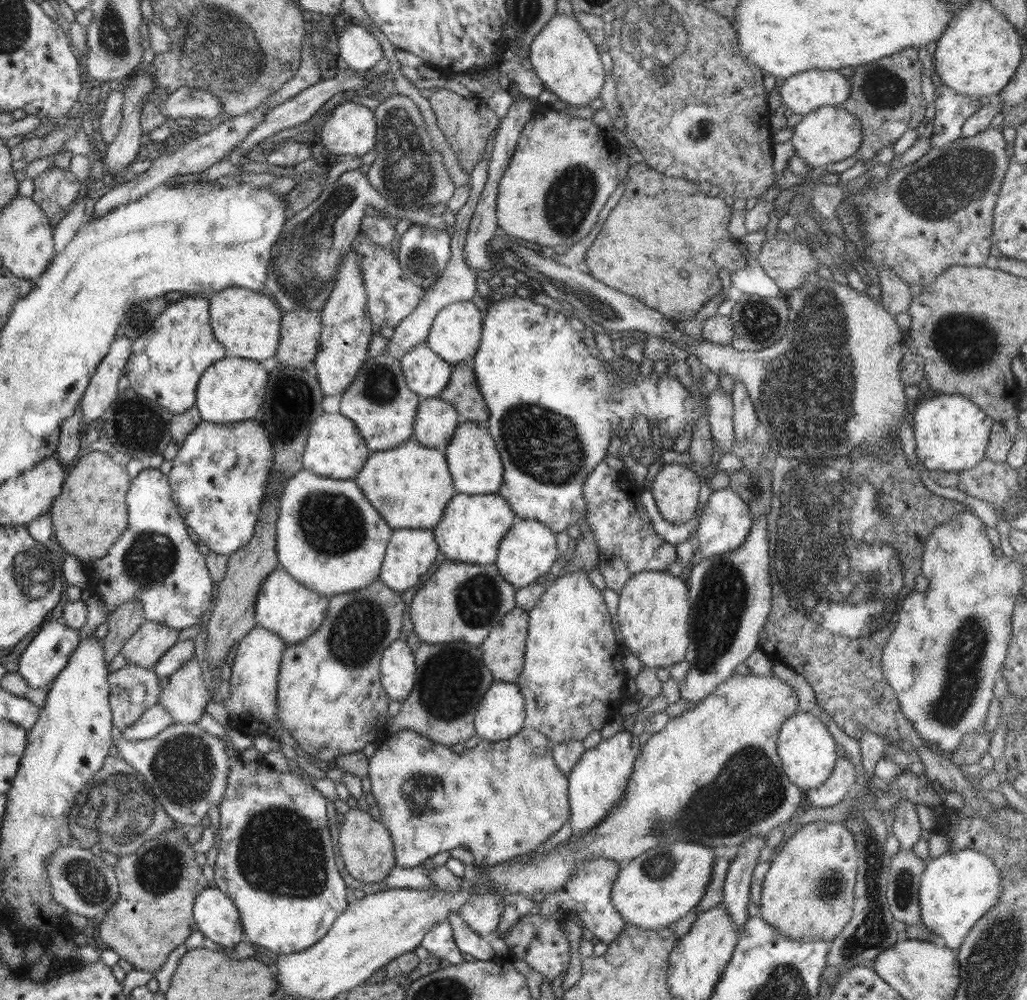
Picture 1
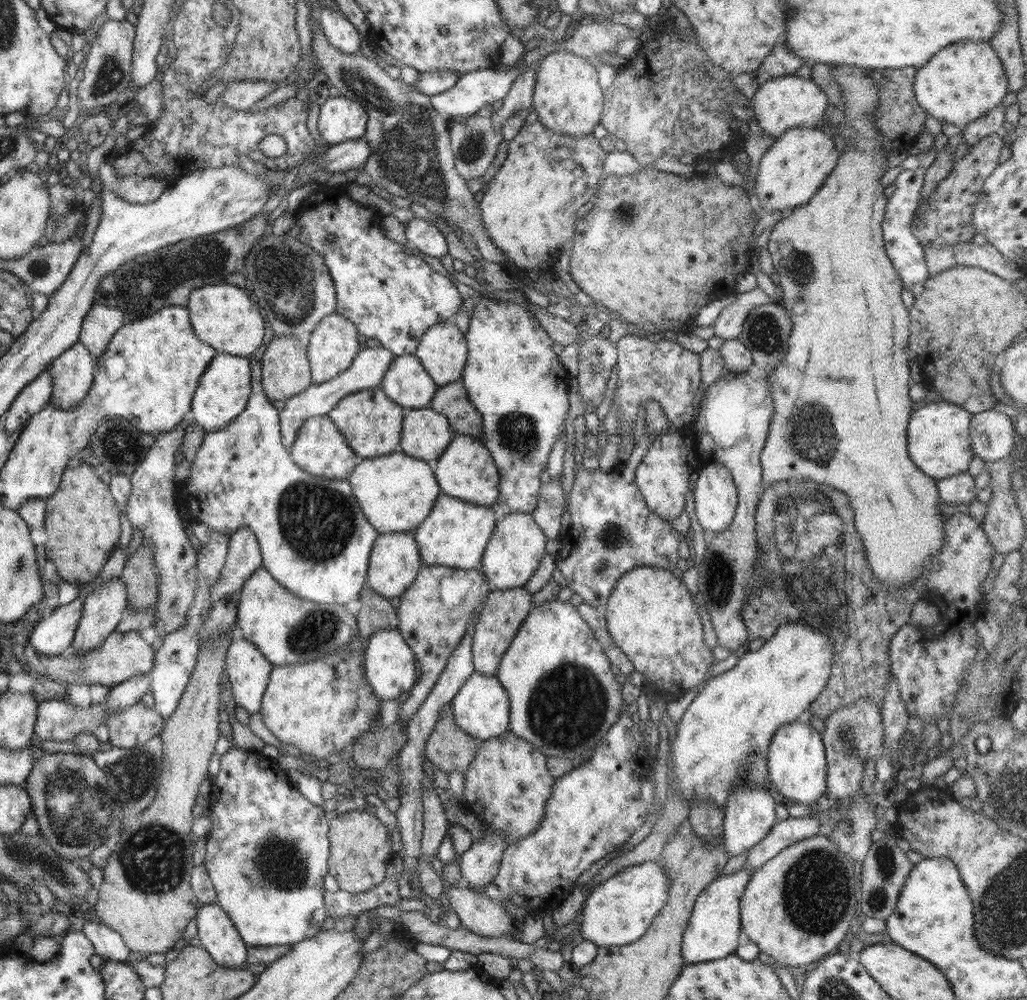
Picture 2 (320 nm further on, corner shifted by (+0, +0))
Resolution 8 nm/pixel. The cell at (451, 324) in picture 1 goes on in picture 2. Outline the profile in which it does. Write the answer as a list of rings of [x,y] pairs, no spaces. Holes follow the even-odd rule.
[[[453,320],[436,324],[419,340],[413,353],[440,387],[461,378],[468,358],[466,336]]]

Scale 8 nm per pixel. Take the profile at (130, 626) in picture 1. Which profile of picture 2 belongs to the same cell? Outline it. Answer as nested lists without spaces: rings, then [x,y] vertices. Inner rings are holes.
[[[142,543],[125,562],[120,579],[126,587],[130,610],[147,609],[157,602],[159,577],[154,564],[153,548],[148,543]]]

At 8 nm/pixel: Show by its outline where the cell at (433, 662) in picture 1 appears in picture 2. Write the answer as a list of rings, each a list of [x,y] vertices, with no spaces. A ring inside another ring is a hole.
[[[451,702],[443,706],[439,721],[425,744],[425,756],[434,768],[447,775],[452,772],[466,773],[477,747],[478,740],[455,723]]]

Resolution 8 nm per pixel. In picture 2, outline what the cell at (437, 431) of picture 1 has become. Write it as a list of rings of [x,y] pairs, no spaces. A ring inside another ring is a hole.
[[[404,408],[398,450],[426,462],[434,471],[439,456],[454,436],[449,420],[431,408]]]

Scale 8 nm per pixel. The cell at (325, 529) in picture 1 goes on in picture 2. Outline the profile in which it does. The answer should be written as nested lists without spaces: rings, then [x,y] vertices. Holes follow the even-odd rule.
[[[259,355],[248,358],[250,362],[251,372],[251,395],[248,397],[245,409],[231,422],[217,432],[208,432],[205,434],[200,448],[197,450],[196,458],[192,460],[190,469],[190,477],[184,481],[186,483],[186,504],[188,504],[189,518],[196,523],[207,524],[212,530],[229,537],[237,528],[244,527],[252,530],[257,538],[261,555],[263,558],[263,566],[270,575],[274,577],[286,590],[293,592],[295,595],[303,599],[310,600],[320,604],[339,604],[345,606],[350,600],[359,598],[362,586],[367,581],[367,572],[369,566],[369,556],[376,537],[380,534],[368,522],[362,509],[359,507],[358,501],[352,494],[351,484],[346,480],[331,480],[324,477],[315,477],[314,475],[302,470],[290,456],[289,449],[282,443],[282,434],[280,431],[279,411],[274,404],[267,399],[266,393],[263,391],[261,383],[261,366],[259,364]]]

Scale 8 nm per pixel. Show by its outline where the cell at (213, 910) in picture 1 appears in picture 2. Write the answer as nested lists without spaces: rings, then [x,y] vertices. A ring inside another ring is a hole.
[[[217,903],[200,905],[196,916],[198,924],[198,937],[201,940],[200,946],[210,953],[213,961],[219,966],[228,968],[243,968],[247,963],[248,945],[242,940],[240,933],[236,930],[235,924],[230,921],[226,912]]]

